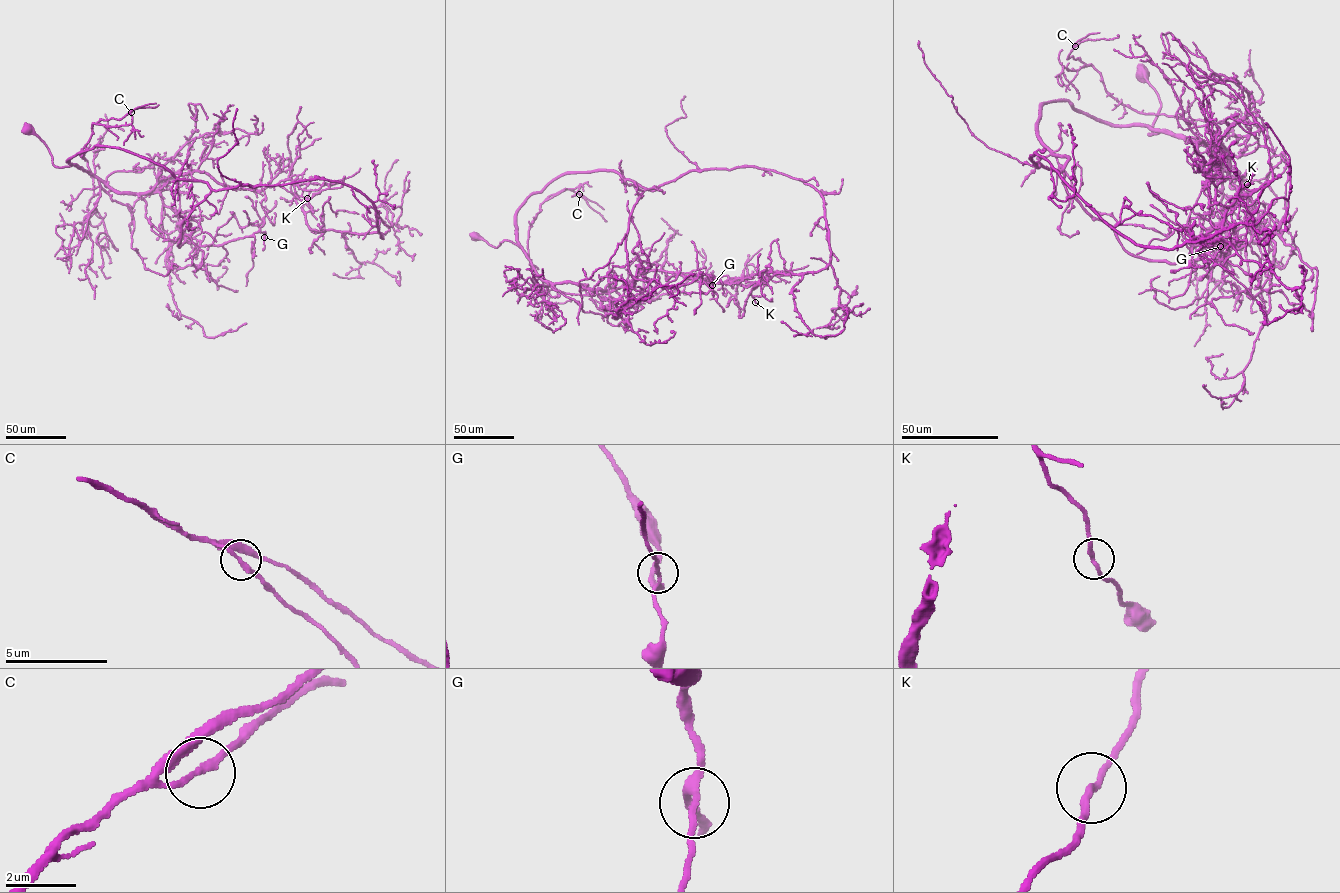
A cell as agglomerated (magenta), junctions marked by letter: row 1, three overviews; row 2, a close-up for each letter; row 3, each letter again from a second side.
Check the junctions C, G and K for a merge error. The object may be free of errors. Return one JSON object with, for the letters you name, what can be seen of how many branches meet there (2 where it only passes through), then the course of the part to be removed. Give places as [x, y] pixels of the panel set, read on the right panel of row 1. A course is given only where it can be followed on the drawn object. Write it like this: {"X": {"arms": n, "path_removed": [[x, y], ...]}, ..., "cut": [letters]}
{"cut": []}

